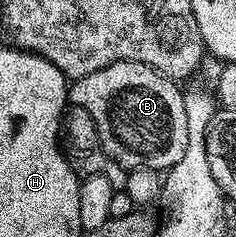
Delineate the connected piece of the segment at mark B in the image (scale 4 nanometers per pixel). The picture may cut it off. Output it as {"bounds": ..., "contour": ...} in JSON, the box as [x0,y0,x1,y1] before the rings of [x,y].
{"bounds":[69,62,187,172],"contour":[[[116,62],[99,72],[91,72],[91,76],[76,79],[69,88],[69,102],[84,108],[95,120],[95,128],[99,132],[101,147],[119,165],[126,170],[151,168],[158,172],[167,172],[183,156],[187,148],[187,108],[185,96],[174,79],[165,78],[155,68],[138,62]]]}

